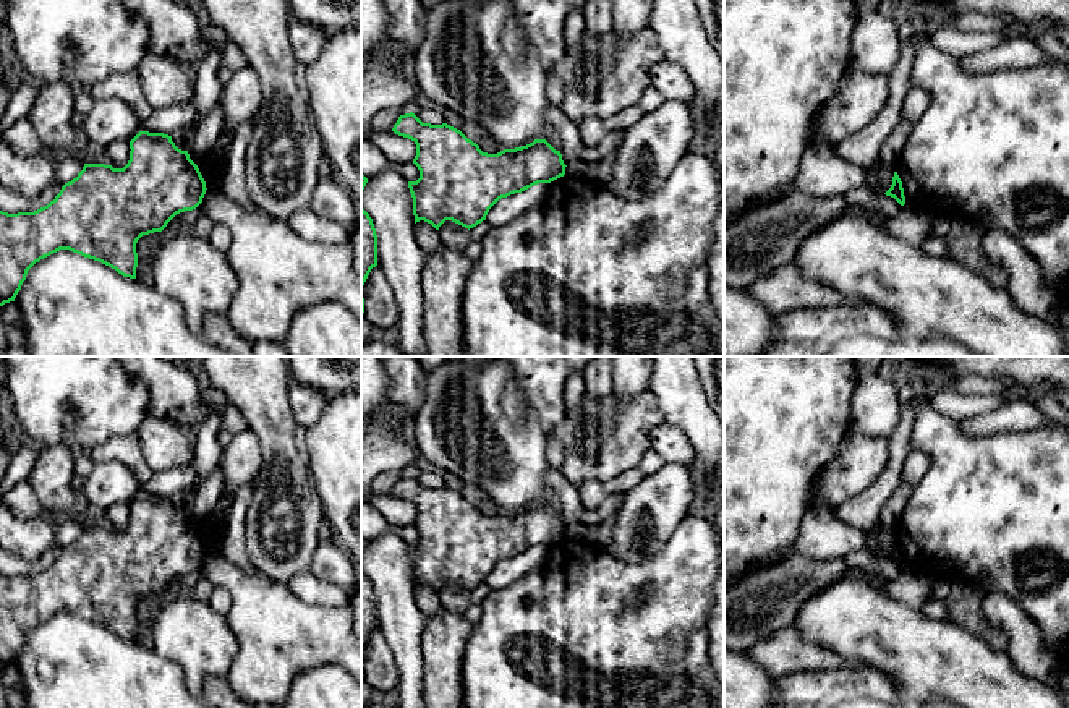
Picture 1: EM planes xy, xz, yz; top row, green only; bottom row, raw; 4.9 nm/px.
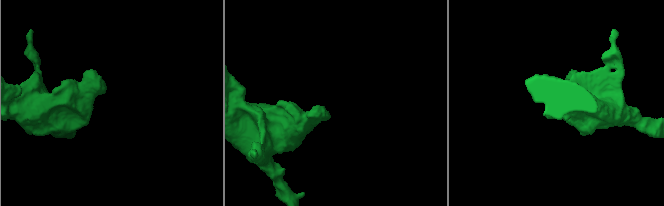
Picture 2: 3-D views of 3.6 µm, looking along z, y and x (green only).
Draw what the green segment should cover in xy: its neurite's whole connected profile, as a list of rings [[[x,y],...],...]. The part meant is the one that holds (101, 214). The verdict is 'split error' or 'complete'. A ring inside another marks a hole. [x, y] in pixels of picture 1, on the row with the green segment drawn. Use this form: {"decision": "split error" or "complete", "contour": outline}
{"decision": "complete", "contour": [[[139,131],[130,141],[130,160],[123,168],[84,164],[76,178],[65,183],[47,206],[34,212],[0,211],[0,306],[15,301],[28,271],[40,259],[70,250],[136,279],[136,243],[143,235],[162,232],[180,212],[196,209],[206,194],[198,165],[164,133]]]}

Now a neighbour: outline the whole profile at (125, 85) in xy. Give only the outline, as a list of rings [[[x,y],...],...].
[[[136,68],[112,73],[110,76],[92,84],[87,92],[94,100],[121,99],[141,122],[154,112],[141,89]]]

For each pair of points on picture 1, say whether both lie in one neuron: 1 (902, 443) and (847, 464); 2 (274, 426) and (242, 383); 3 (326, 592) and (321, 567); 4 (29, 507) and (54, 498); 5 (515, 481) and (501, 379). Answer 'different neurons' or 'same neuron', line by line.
1: different neurons
2: same neuron
3: different neurons
4: different neurons
5: same neuron

